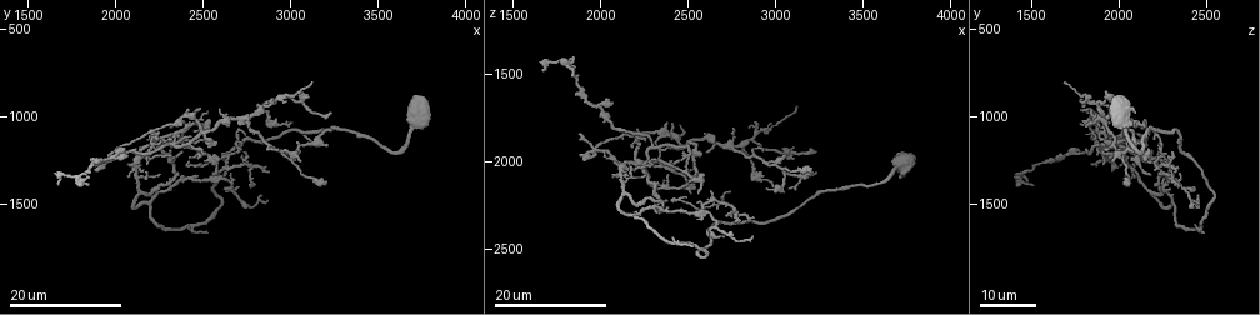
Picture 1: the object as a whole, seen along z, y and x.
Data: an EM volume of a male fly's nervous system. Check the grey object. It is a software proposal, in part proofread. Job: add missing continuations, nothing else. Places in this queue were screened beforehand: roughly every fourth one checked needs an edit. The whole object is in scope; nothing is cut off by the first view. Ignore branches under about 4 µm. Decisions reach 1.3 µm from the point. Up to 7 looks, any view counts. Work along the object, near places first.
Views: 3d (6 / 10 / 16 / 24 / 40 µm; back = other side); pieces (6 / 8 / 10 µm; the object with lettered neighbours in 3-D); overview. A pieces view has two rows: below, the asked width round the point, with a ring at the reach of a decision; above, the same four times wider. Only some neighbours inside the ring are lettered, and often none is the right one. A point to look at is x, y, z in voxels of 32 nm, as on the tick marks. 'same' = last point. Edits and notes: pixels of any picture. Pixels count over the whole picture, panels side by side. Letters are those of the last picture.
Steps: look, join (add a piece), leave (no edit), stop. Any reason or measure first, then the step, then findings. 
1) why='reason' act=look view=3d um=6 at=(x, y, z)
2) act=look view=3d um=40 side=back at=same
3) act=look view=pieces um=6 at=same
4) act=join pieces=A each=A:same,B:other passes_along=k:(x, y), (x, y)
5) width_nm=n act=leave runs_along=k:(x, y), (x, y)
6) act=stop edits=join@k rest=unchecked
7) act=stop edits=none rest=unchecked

why='free end' act=look view=3d um=24 at=(2060, 1220, 1660)

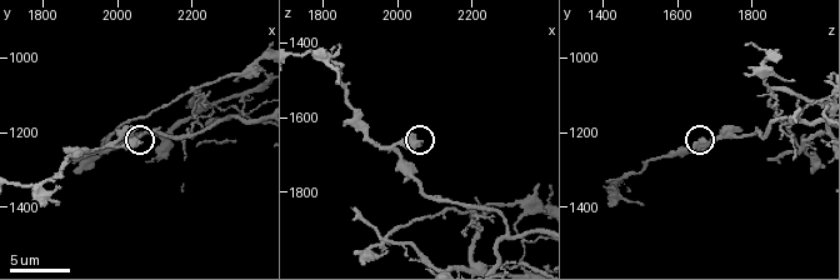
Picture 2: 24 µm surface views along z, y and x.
act=look view=pieces um=8 at=(2070, 1230, 1660)

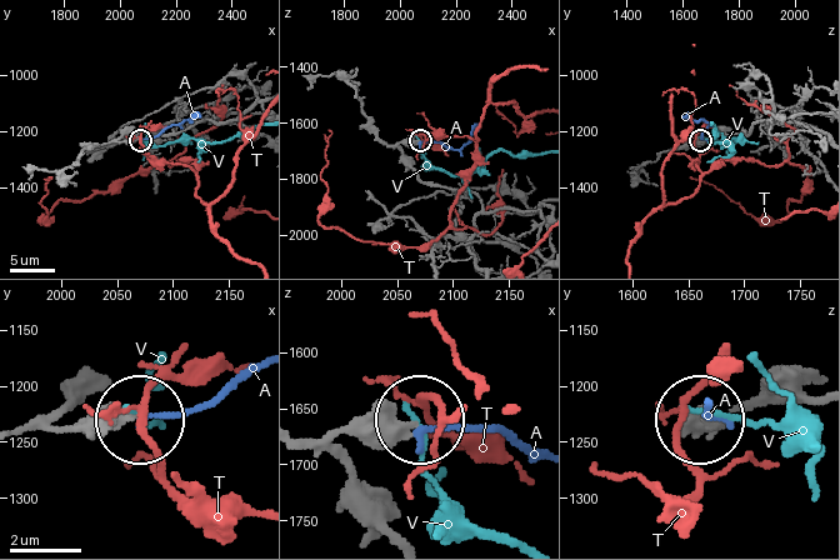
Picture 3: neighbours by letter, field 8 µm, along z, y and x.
act=join pieces=A each=A:same,T:other,V:other passes_along=3:(356, 470), (356, 440), (416, 429), (500, 429), (536, 446) found='it goes on there'

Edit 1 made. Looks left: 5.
why='branch stops here' act=look view=3d um=24 at=(2420, 1280, 2240)

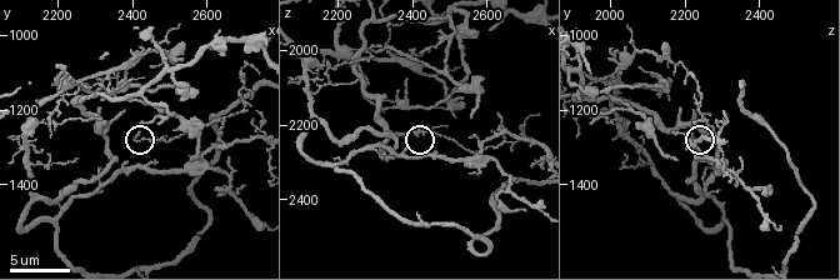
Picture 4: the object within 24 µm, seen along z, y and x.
act=look view=pieces um=10 at=(2410, 1270, 2220)

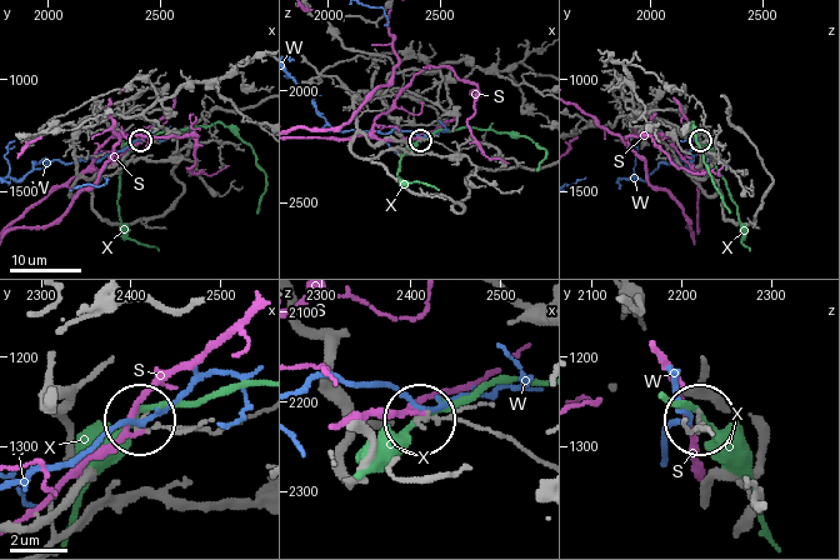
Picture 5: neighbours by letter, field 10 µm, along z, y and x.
act=leave each=S:other,W:other,X:other found='no lettered piece goes on from it'

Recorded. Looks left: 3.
why='thin end' act=look view=pieces um=8 at=(1880, 1270, 1850)

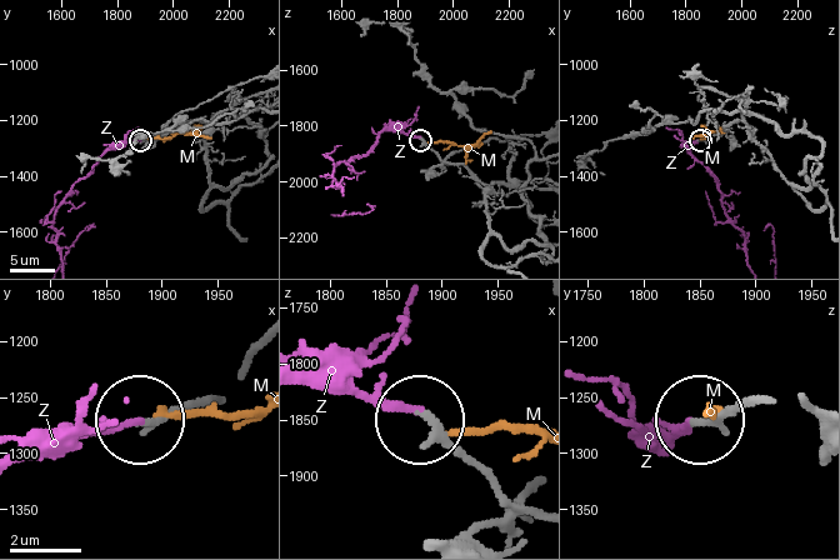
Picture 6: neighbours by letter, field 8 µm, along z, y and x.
act=join pieces=Z each=M:other,Z:same found='the neuron continues'

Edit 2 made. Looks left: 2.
act=stop edits=join@3,join@6 rest=unchecked

